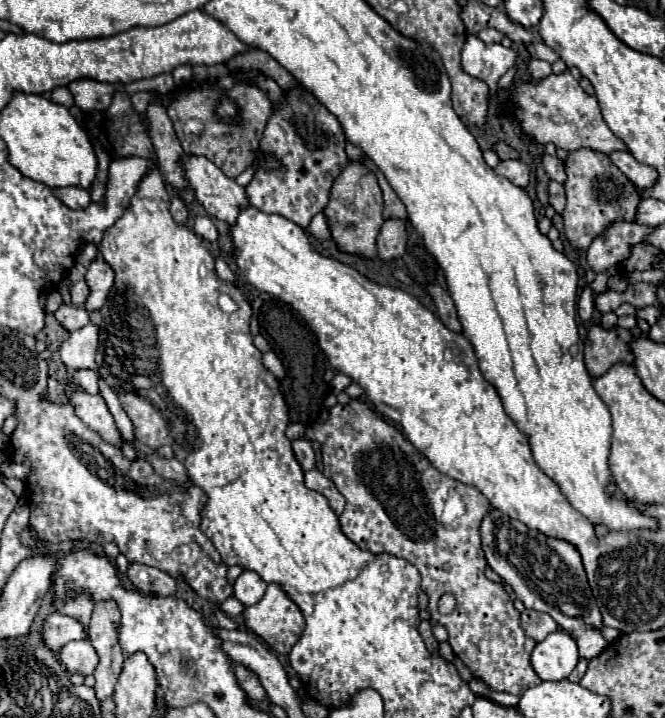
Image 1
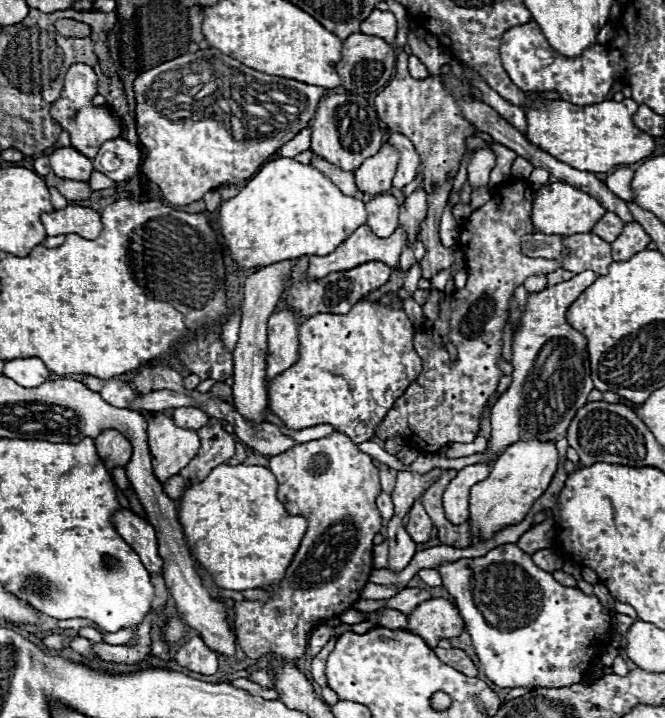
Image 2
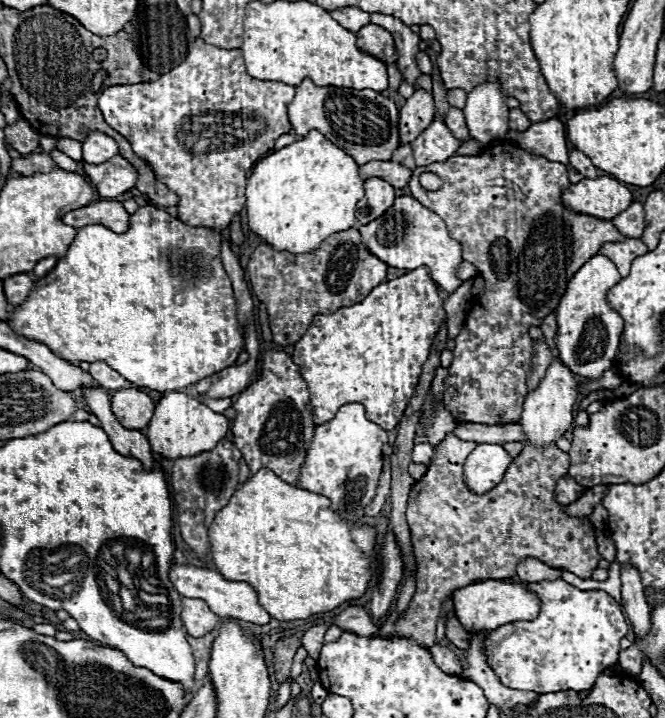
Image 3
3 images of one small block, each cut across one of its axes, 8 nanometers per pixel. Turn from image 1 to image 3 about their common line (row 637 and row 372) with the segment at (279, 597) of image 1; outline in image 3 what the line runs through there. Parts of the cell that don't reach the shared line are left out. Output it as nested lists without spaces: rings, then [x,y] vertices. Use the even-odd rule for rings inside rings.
[[[268,350],[260,360],[258,378],[234,402],[234,444],[240,448],[252,474],[260,468],[268,468],[288,484],[298,482],[298,474],[316,428],[310,418],[308,402],[310,394],[300,368],[286,352]]]

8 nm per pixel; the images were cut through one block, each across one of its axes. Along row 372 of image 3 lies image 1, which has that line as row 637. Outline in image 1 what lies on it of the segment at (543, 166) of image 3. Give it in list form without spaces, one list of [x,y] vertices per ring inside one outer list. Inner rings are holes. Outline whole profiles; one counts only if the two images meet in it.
[[[352,400],[350,404],[336,404],[330,410],[328,422],[316,428],[314,438],[322,444],[324,474],[346,498],[346,508],[340,514],[342,532],[360,550],[368,550],[372,554],[388,552],[396,558],[408,560],[418,568],[422,576],[422,590],[428,594],[428,614],[432,626],[442,624],[448,630],[448,642],[454,654],[470,668],[476,678],[484,680],[492,690],[508,694],[522,694],[530,686],[538,686],[538,682],[542,680],[530,664],[530,652],[536,642],[528,638],[520,628],[520,612],[514,608],[506,590],[484,576],[486,558],[480,548],[480,524],[482,518],[492,510],[492,504],[484,498],[484,494],[478,492],[474,486],[462,484],[438,472],[424,456],[416,452],[416,448],[402,436],[402,432],[394,424],[386,422],[360,400]],[[348,422],[354,426],[354,430],[350,434],[344,434],[342,426]],[[450,490],[456,490],[462,496],[462,500],[466,502],[466,512],[446,526],[442,524],[442,510]],[[446,592],[454,594],[456,608],[452,614],[442,616],[438,612],[438,600]]]

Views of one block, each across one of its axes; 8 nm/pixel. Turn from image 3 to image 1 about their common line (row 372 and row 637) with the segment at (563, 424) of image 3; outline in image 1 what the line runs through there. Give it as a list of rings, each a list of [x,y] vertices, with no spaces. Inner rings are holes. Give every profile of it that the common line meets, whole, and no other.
[[[556,630],[534,646],[530,662],[542,680],[564,680],[580,662],[576,640],[566,630]]]

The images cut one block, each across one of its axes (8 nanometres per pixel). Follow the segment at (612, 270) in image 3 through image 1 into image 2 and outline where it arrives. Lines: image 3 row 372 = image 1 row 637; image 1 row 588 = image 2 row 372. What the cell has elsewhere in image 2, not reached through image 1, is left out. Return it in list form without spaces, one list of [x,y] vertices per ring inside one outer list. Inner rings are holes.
[[[582,272],[542,292],[528,294],[528,304],[522,314],[522,324],[514,334],[512,344],[512,384],[492,408],[492,438],[488,446],[502,452],[520,438],[558,440],[570,426],[574,414],[586,406],[588,394],[594,390],[590,378],[590,358],[586,336],[572,328],[566,320],[570,304],[594,284],[598,274]]]

